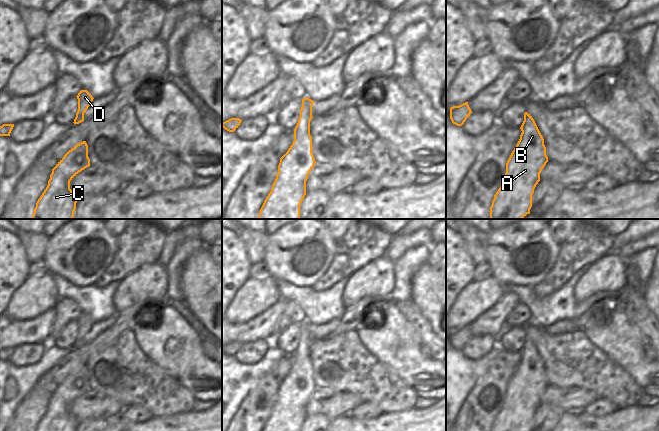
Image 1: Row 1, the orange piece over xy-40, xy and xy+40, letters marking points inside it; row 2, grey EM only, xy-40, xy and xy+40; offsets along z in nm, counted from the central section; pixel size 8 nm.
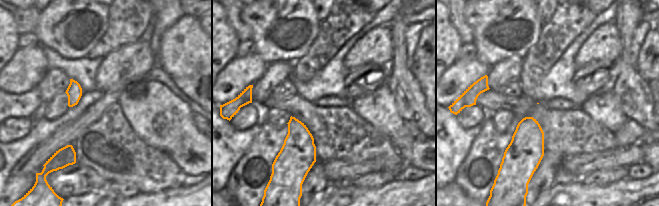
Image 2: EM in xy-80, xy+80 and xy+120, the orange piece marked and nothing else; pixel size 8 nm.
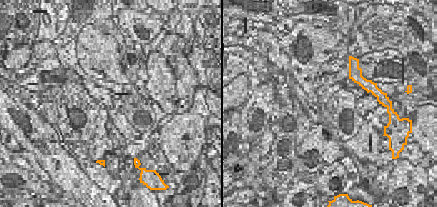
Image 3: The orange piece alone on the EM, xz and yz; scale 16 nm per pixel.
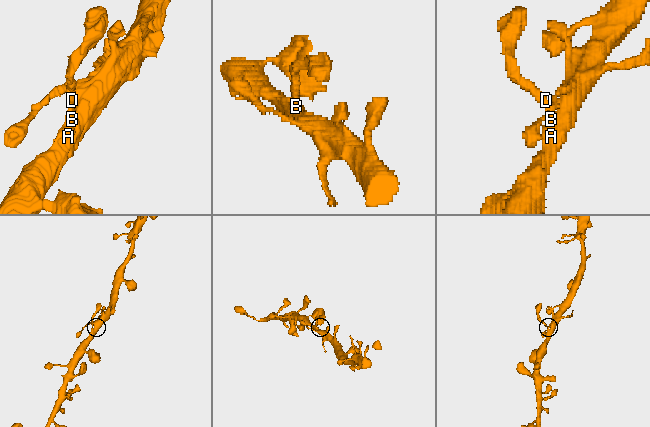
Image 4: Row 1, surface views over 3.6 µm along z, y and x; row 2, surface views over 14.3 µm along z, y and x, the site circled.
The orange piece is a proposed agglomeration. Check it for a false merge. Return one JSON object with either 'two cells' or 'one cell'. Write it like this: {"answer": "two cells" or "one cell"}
{"answer": "one cell"}

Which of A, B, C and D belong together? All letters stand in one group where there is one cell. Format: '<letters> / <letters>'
A B C D

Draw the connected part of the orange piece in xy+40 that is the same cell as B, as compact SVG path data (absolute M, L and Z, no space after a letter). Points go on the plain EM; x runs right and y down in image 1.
M527 336L520 353L520 363L506 387L502 409L491 431L532 431L532 419L548 381L544 363Z

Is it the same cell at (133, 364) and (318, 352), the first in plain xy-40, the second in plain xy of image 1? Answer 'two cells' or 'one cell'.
one cell

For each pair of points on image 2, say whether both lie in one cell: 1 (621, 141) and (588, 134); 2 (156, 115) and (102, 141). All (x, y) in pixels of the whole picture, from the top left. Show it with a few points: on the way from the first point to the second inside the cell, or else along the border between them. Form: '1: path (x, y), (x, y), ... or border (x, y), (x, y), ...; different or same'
1: border (613, 133), (614, 146); different
2: border (120, 107), (133, 131), (147, 145); different

